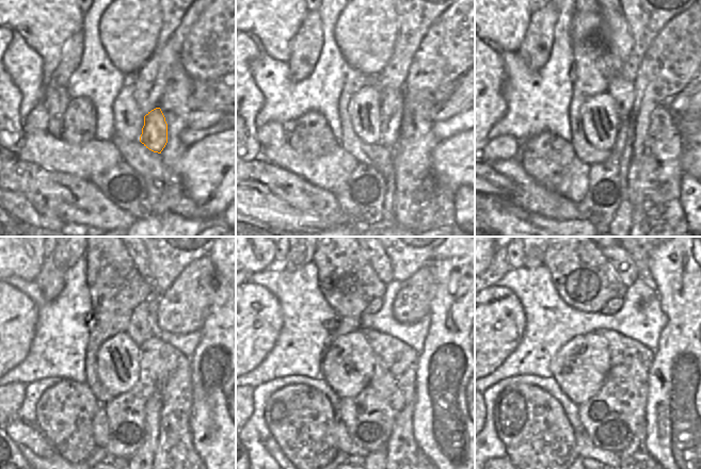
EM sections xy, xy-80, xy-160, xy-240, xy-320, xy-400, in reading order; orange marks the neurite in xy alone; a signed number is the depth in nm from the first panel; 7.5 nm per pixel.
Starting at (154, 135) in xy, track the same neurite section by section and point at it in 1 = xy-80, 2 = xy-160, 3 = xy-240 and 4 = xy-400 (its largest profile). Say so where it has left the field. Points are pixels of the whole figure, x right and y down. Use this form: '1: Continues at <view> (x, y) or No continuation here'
1: Continues at xy-80 (391, 98)
2: Continues at xy-160 (622, 92)
3: Continues at xy-240 (139, 328)
4: Continues at xy-400 (612, 306)

